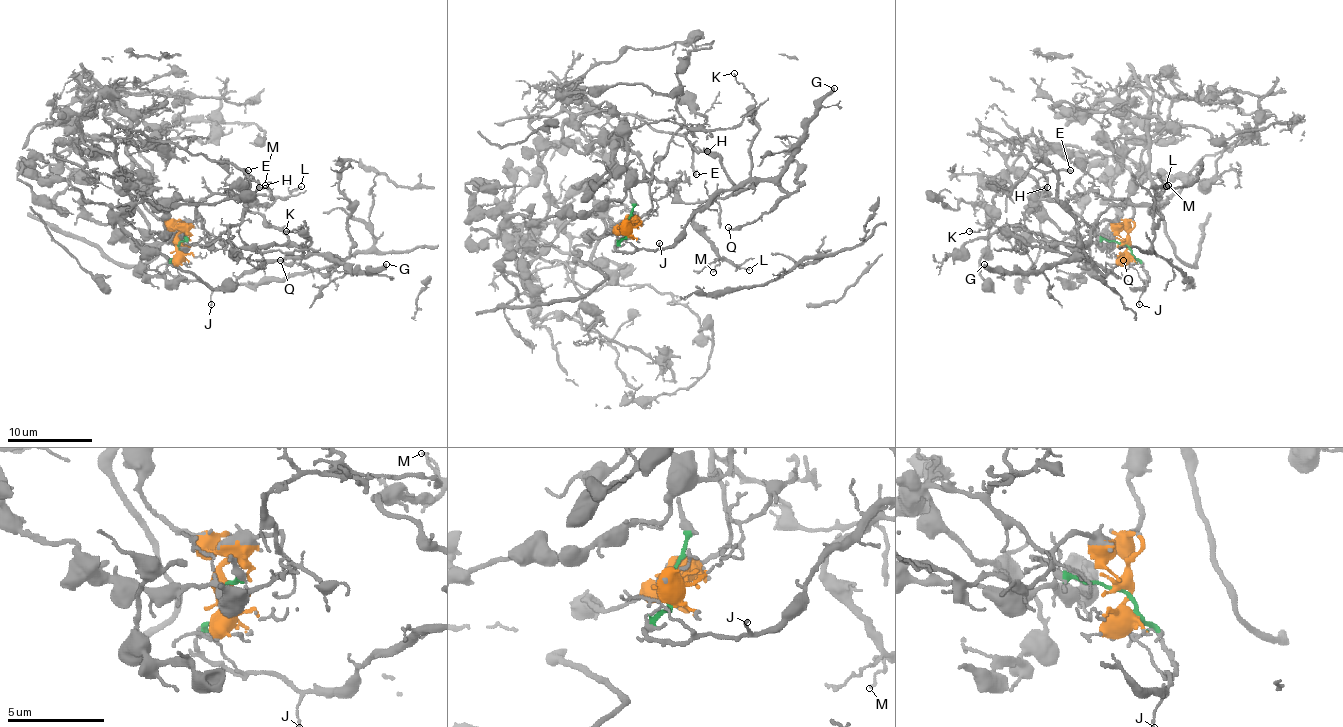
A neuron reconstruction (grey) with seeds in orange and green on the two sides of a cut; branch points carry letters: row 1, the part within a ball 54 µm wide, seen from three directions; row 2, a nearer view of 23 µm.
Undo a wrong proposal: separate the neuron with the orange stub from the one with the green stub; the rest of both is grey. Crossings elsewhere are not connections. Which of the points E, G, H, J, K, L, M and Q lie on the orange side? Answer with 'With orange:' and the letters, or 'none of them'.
With orange: E, H

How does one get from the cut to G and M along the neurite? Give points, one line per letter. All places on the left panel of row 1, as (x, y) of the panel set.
G: (178, 243), (172, 262), (178, 271), (189, 281), (218, 288), (269, 260), (325, 254), (354, 273), (386, 264)
M: (178, 243), (178, 271), (218, 288), (269, 260), (303, 258), (246, 207), (274, 200), (265, 186)

